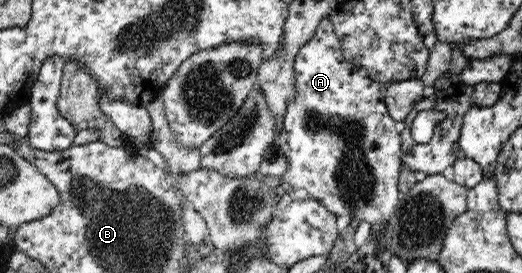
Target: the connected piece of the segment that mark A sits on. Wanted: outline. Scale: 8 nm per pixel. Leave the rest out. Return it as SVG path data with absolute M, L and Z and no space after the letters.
M325 17L320 20L320 25L318 26L315 36L300 50L299 53L297 53L294 60L294 71L296 78L296 95L286 107L282 130L279 132L279 136L277 136L276 140L276 146L279 150L283 151L287 157L289 157L290 161L289 168L283 173L282 176L283 183L293 189L305 189L307 193L315 199L315 201L319 201L325 209L333 213L335 216L345 216L347 214L347 218L351 216L351 220L353 220L353 222L369 222L369 224L371 224L371 230L375 232L375 236L377 236L377 234L383 234L383 232L387 229L389 222L391 222L394 210L399 202L397 199L397 196L400 194L398 190L398 183L403 165L402 134L397 131L397 121L391 118L389 111L387 110L387 105L385 104L387 87L385 87L384 83L373 81L368 75L368 72L361 67L346 62L345 57L342 54L339 37L335 32L330 17Z

